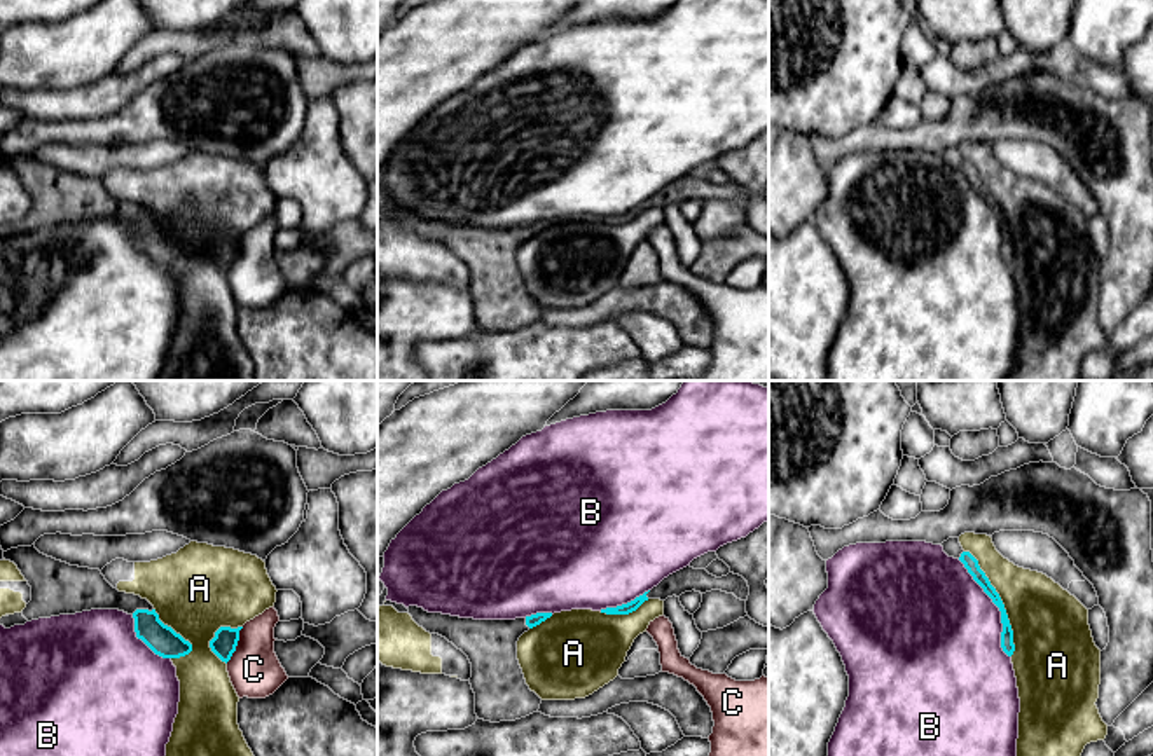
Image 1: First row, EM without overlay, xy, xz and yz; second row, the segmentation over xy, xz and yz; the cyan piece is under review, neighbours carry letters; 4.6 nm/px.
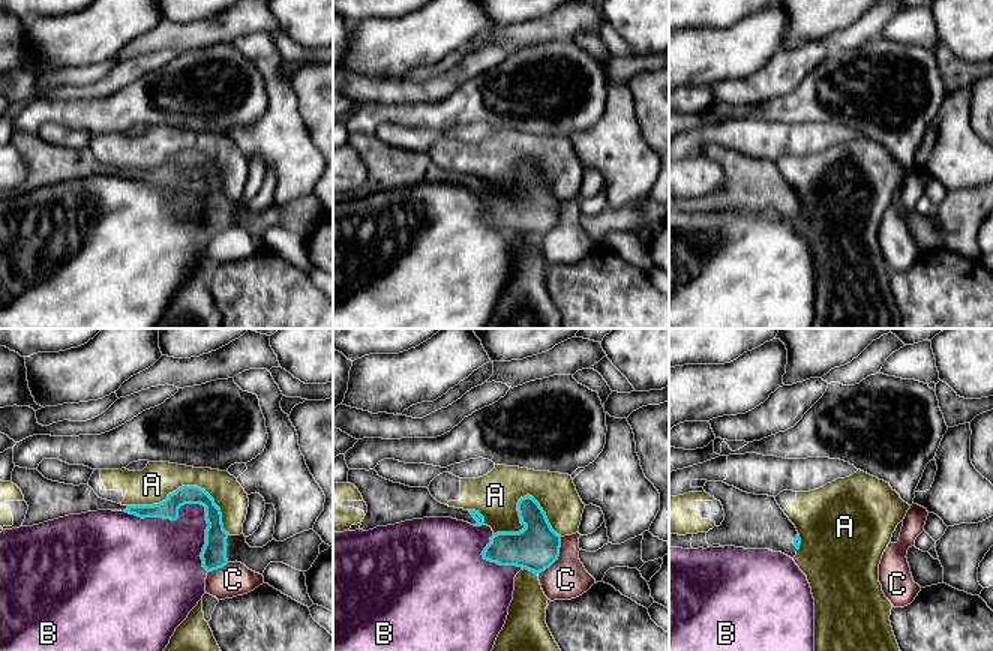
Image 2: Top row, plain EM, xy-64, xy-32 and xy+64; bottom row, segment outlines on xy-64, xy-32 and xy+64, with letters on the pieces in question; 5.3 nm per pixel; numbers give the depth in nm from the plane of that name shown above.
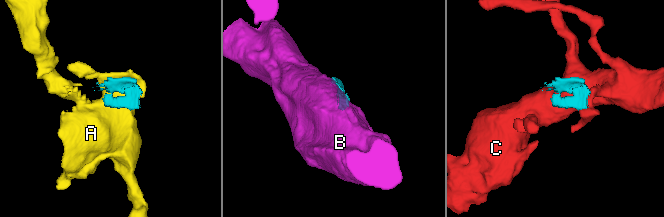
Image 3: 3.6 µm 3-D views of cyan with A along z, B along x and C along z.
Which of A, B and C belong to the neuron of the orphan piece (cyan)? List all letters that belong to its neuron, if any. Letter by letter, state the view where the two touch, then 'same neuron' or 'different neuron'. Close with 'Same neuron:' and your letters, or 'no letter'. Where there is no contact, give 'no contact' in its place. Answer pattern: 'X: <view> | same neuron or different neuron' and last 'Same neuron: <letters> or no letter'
A: yz | different neuron
B: yz | different neuron
C: xy | different neuron
Same neuron: no letter

